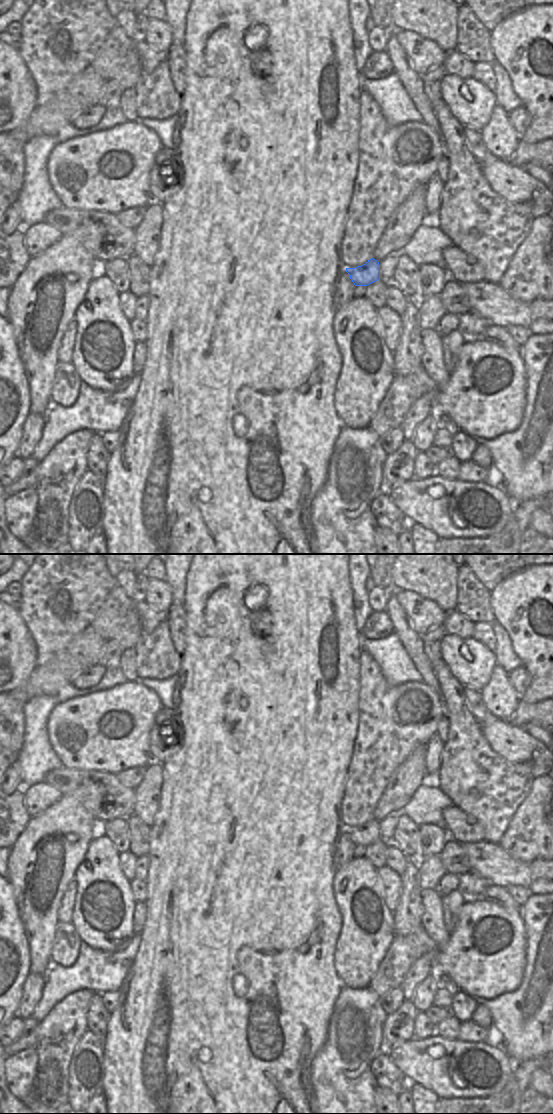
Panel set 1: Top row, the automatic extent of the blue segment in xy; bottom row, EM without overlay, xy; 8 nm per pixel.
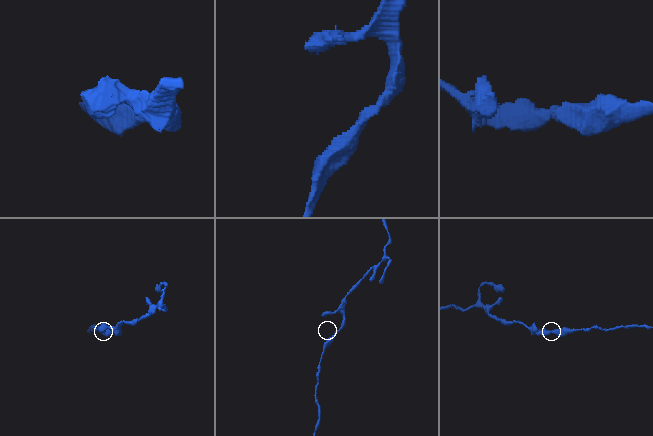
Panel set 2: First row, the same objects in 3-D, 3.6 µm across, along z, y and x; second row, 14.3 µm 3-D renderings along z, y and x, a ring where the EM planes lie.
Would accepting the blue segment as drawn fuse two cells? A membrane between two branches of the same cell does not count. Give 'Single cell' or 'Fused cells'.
Single cell.

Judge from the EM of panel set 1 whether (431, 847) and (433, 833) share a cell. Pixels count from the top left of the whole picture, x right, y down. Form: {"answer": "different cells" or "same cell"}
{"answer": "same cell"}

